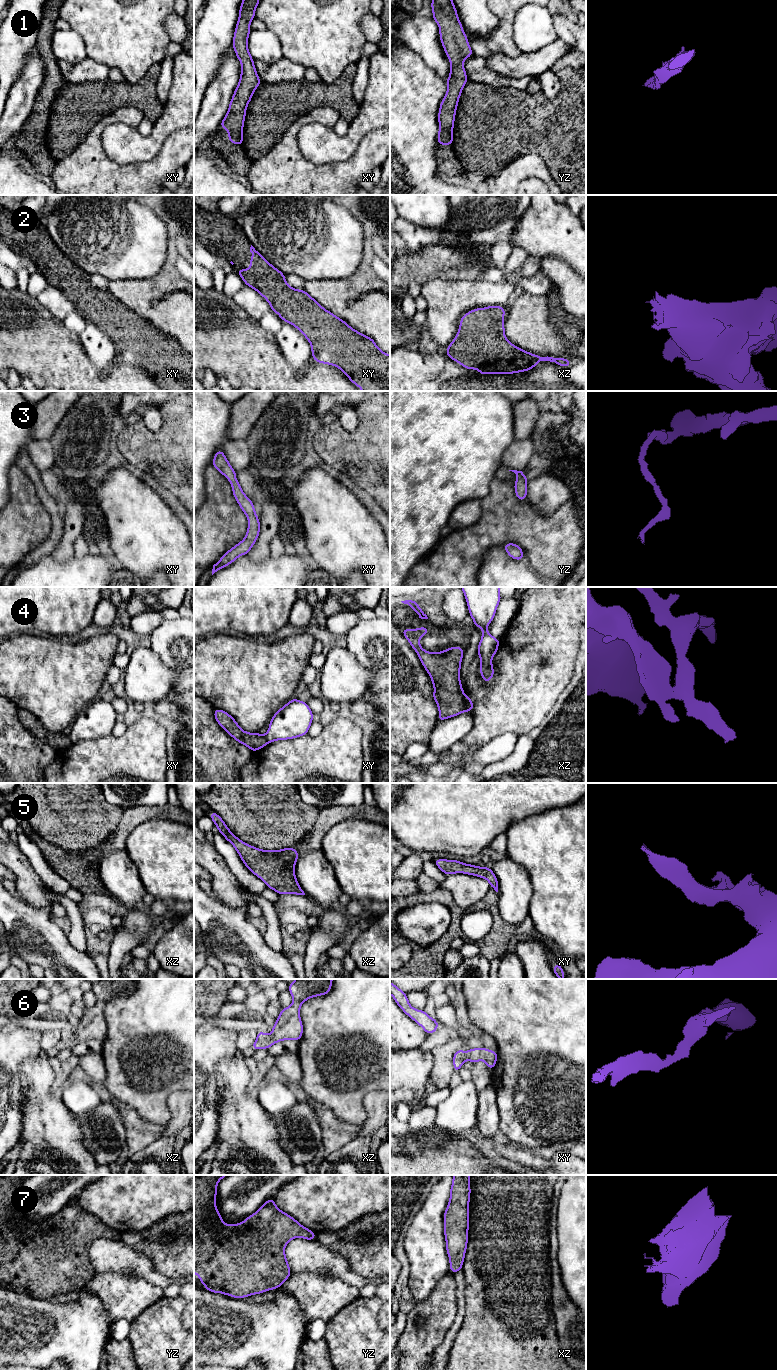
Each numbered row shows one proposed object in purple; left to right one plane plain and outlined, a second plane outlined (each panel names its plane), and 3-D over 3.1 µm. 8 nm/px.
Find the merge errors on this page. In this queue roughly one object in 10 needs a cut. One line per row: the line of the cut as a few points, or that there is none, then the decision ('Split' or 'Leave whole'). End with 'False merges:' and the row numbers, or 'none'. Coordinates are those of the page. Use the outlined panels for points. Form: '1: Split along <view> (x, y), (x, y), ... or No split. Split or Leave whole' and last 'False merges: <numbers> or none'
1: No split. Leave whole
2: No split. Leave whole
3: No split. Leave whole
4: Split along xz (464, 695), (464, 708), (466, 710). Split
5: No split. Leave whole
6: No split. Leave whole
7: No split. Leave whole
False merges: 4

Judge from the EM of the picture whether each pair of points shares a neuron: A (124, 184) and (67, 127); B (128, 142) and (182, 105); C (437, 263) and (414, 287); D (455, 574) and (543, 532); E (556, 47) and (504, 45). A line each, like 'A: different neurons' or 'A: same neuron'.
A: different neurons
B: same neuron
C: different neurons
D: same neuron
E: different neurons

